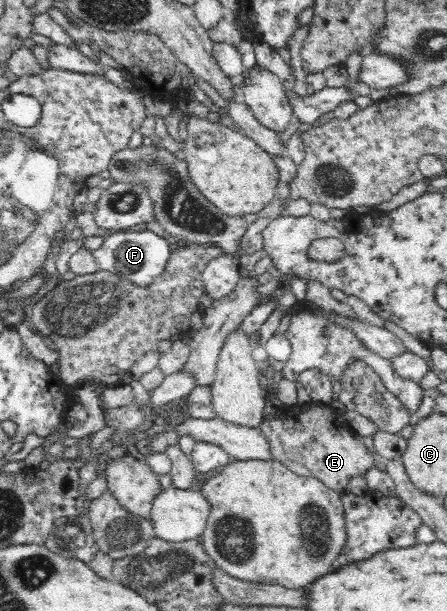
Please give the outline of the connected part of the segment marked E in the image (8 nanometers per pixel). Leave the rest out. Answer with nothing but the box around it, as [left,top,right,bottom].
[260,403,385,493]

